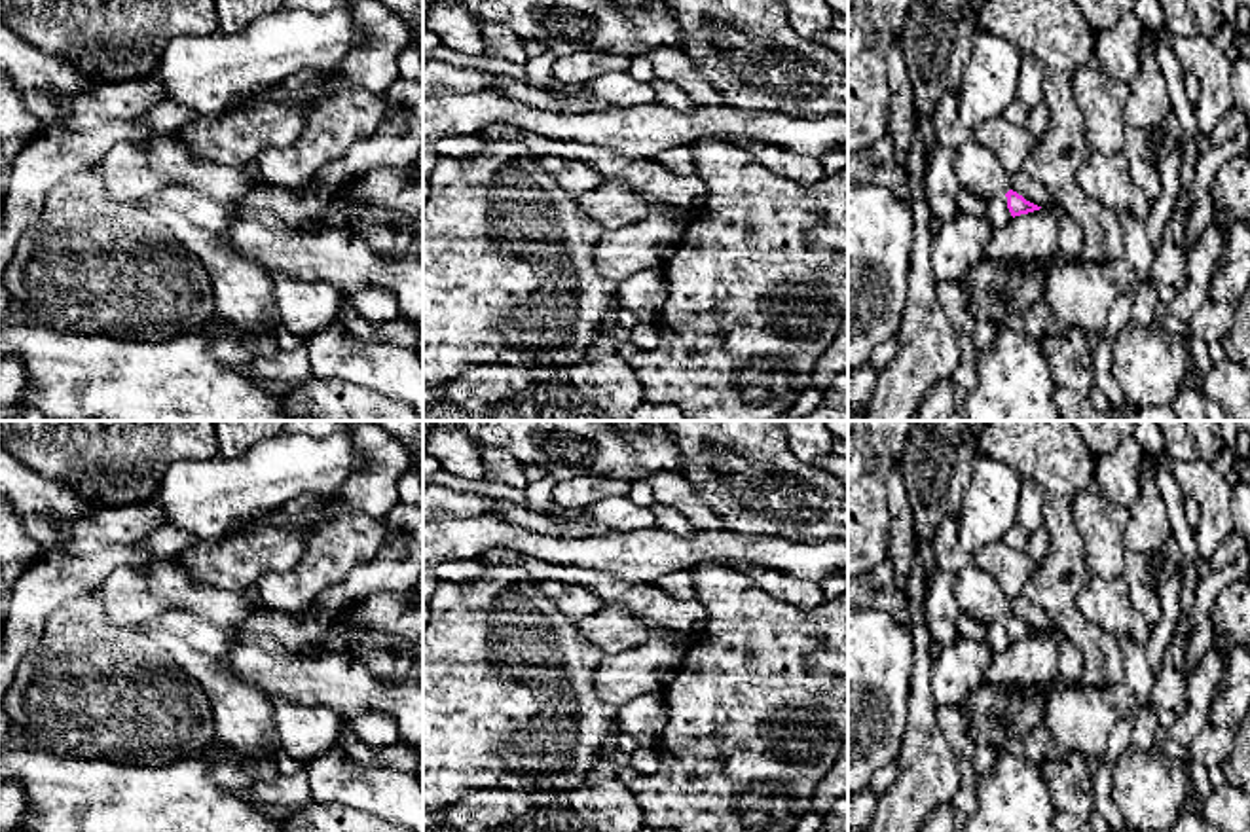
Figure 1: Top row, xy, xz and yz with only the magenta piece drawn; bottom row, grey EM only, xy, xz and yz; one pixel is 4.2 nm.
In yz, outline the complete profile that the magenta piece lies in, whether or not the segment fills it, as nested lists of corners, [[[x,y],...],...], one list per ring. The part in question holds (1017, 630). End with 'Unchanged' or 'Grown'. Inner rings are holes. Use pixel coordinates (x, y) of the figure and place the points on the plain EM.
[[[1009,614],[1007,618],[998,618],[986,625],[984,642],[992,652],[1003,652],[1011,642],[1039,635],[1041,631],[1026,625],[1017,616]]]. Grown

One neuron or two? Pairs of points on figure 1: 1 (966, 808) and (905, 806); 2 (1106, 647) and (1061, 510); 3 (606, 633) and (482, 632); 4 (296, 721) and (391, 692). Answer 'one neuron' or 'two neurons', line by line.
1: two neurons
2: one neuron
3: two neurons
4: two neurons

